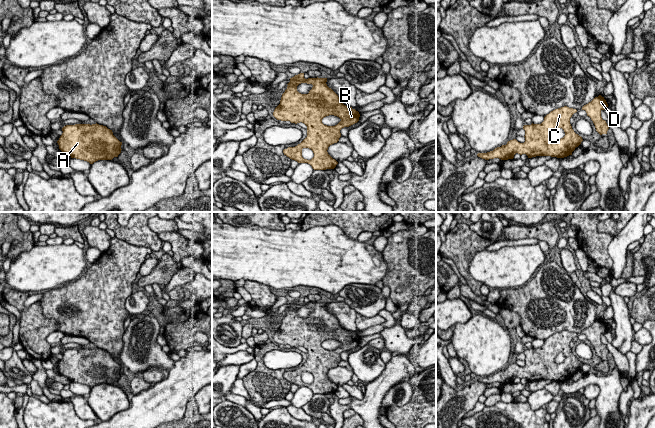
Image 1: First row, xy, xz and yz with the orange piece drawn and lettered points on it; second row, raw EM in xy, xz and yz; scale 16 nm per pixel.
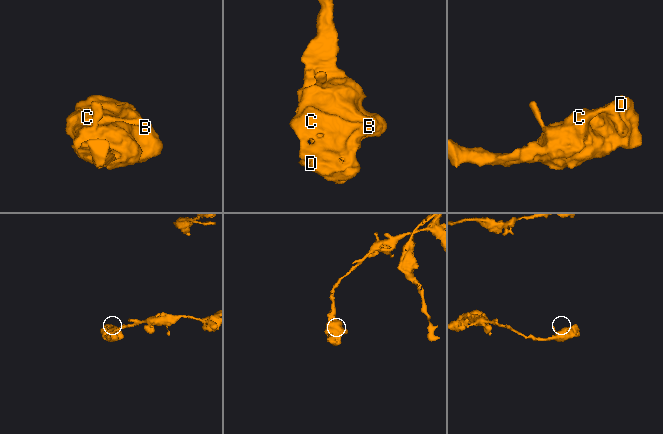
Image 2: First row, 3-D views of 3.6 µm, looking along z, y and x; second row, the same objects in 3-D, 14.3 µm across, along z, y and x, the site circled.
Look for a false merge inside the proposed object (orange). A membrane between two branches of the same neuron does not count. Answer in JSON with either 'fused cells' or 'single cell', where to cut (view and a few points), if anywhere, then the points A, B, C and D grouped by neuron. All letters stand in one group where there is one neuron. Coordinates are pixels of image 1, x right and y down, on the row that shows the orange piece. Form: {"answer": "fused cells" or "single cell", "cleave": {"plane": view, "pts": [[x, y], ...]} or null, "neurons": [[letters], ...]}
{"answer": "single cell", "cleave": null, "neurons": [["A", "B", "C", "D"]]}

